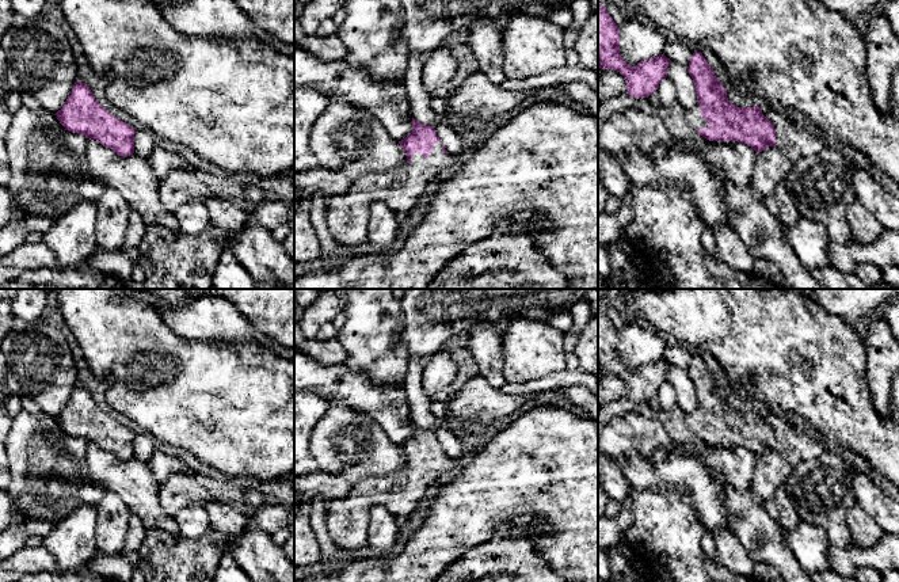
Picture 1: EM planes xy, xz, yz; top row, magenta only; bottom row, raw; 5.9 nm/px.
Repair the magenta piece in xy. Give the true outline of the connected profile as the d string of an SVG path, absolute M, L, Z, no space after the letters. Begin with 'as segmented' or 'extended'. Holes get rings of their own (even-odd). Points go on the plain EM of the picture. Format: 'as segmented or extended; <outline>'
as segmented; M75 387L65 408L56 419L68 435L94 442L122 461L134 457L134 431L100 410L85 387Z

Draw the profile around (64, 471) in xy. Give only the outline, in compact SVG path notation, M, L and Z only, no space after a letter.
M22 410L8 431L8 492L31 520L57 522L83 503L94 503L102 491L94 488L85 463L88 442L68 435L56 416Z

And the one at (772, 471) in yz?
M777 449L769 450L757 457L750 491L761 502L773 501L789 473L791 467L781 453Z

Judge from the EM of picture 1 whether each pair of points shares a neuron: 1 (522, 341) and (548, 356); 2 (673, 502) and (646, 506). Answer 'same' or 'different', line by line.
1: same
2: same

